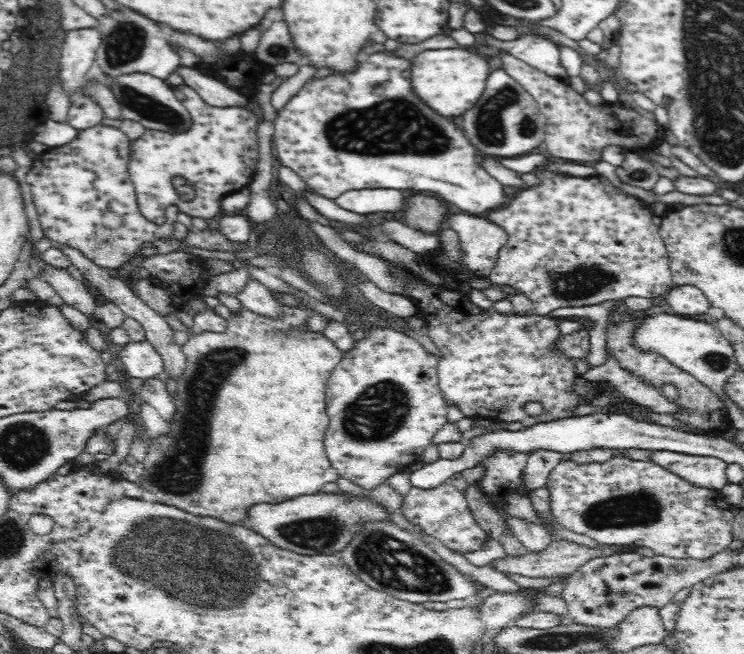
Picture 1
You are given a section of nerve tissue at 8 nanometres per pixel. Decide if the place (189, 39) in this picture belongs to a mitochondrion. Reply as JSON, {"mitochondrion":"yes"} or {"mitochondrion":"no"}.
{"mitochondrion":"no"}

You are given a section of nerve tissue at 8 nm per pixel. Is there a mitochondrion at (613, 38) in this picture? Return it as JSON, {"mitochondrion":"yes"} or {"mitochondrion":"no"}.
{"mitochondrion":"no"}

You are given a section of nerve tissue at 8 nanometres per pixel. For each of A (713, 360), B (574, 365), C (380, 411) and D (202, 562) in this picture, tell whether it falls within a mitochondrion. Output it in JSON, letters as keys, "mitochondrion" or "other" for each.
{"A":"mitochondrion","B":"other","C":"mitochondrion","D":"mitochondrion"}

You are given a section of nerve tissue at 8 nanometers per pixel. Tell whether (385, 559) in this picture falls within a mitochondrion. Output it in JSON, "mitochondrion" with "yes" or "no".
{"mitochondrion":"yes"}

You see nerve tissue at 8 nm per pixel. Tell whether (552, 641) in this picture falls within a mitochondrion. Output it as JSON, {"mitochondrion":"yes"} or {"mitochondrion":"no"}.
{"mitochondrion":"yes"}

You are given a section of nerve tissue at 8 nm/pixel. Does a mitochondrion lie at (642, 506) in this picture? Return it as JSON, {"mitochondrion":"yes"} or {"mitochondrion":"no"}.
{"mitochondrion":"yes"}

